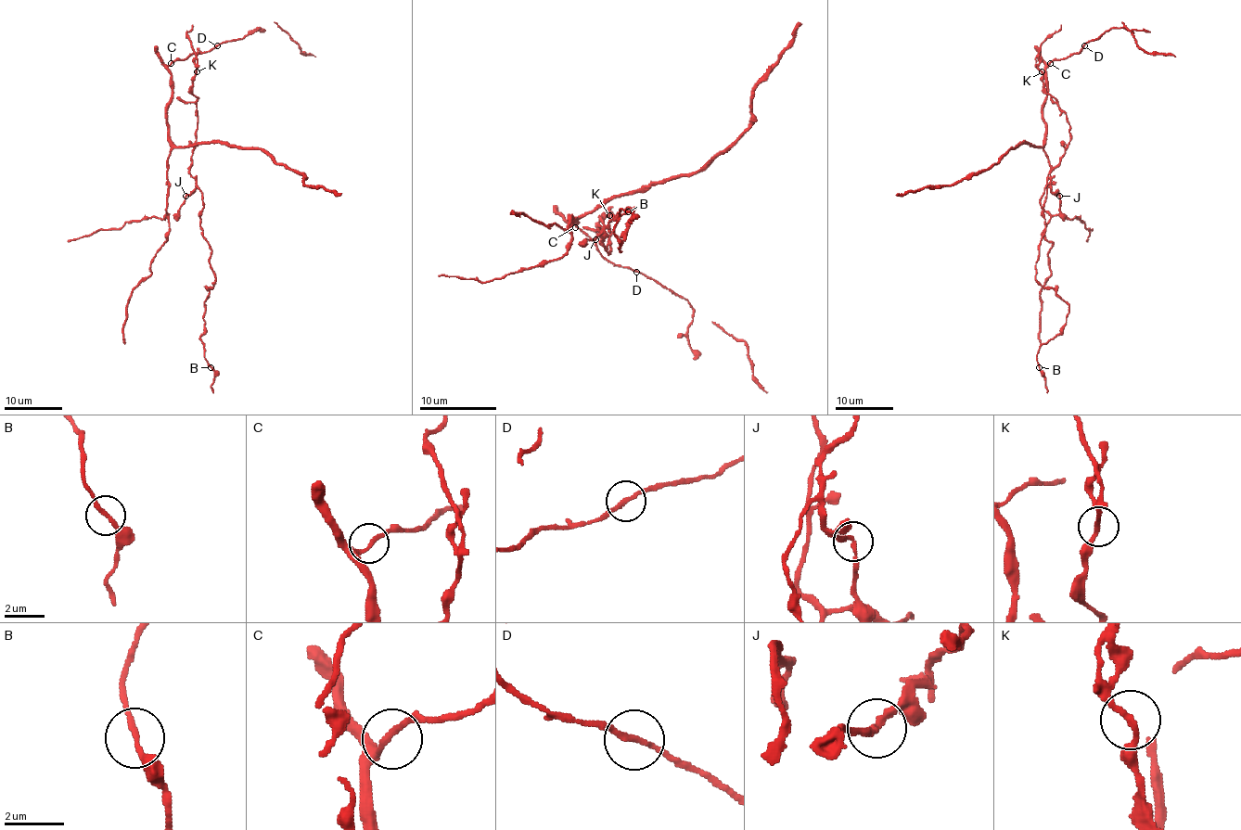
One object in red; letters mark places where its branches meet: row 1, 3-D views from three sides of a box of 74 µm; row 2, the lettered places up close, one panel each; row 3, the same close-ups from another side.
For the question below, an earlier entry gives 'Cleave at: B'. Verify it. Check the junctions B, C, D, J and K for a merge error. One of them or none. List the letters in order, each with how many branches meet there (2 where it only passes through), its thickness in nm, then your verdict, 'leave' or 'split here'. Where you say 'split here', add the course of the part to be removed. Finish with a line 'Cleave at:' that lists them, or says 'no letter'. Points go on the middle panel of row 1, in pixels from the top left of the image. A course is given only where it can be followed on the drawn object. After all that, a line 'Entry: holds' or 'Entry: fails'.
B: branches 2; calibre 190 nm; leave
C: branches 2; calibre 170 nm; leave
D: branches 2; calibre 190 nm; leave
J: branches 2; calibre 190 nm; leave
K: branches 2; calibre 200 nm; leave
Cleave at: no letter
Entry: fails

